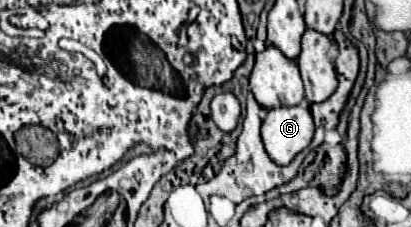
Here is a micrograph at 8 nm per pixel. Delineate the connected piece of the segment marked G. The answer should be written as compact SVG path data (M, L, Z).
M305 105L269 109L261 125L263 145L269 157L279 165L287 165L303 151L311 143L313 131L313 117Z

